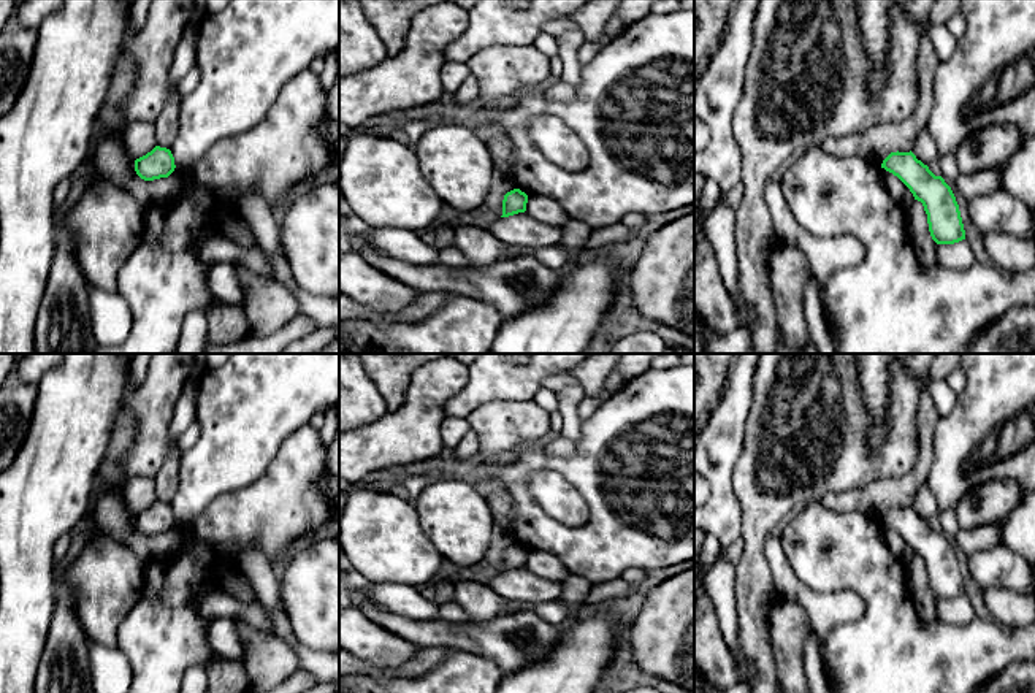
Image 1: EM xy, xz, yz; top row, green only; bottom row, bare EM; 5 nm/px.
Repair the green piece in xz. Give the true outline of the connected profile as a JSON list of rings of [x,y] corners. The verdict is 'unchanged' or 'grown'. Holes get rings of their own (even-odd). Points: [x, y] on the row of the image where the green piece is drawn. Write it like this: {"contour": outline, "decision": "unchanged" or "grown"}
{"contour": [[[514,189],[504,195],[502,200],[502,216],[509,217],[518,212],[526,211],[528,195],[521,192],[520,189]]], "decision": "unchanged"}

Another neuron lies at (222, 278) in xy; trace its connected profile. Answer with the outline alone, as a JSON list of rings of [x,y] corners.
[[[216,263],[208,271],[208,287],[212,295],[225,303],[246,304],[246,293],[239,284],[233,263]]]

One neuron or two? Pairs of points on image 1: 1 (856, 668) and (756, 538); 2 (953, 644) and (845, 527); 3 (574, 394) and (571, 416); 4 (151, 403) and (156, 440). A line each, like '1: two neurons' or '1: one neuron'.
1: two neurons
2: one neuron
3: one neuron
4: one neuron

